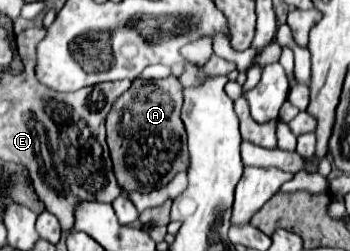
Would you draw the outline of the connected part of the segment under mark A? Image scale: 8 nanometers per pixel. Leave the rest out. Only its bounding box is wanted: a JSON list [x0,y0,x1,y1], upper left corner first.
[106,76,188,192]

